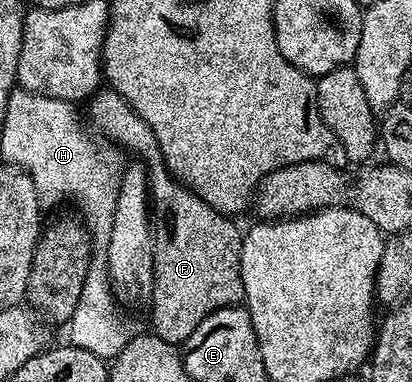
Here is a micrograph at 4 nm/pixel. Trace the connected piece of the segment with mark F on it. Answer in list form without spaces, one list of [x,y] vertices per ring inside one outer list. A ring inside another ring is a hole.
[[[99,89],[89,100],[90,119],[103,131],[111,144],[117,145],[123,152],[131,151],[139,155],[148,172],[150,184],[150,206],[152,208],[152,234],[154,236],[154,286],[148,292],[150,298],[150,319],[154,322],[153,334],[164,341],[175,345],[185,344],[188,337],[213,311],[241,304],[244,299],[242,270],[240,269],[240,253],[242,252],[243,232],[233,218],[222,215],[212,205],[208,205],[194,191],[182,186],[177,179],[170,176],[164,165],[160,149],[156,145],[156,137],[152,129],[138,114],[132,110],[113,89]]]

